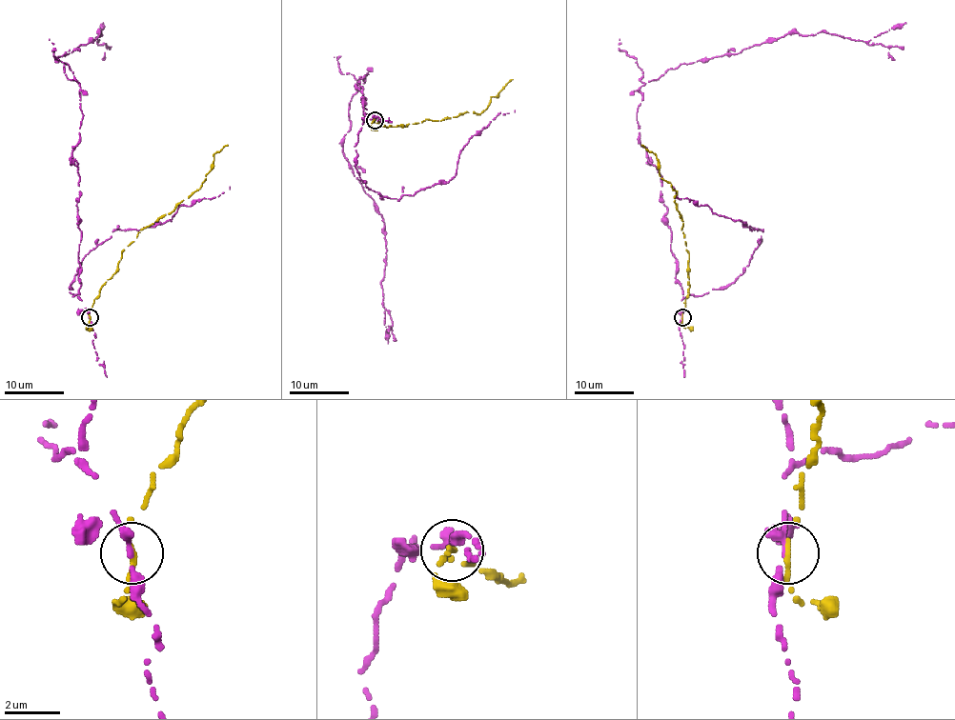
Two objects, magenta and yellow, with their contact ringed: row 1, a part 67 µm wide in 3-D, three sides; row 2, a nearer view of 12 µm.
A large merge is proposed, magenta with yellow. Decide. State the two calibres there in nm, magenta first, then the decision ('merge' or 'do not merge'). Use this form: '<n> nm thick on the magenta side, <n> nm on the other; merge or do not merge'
190 nm thick on the magenta side, 170 nm on the other; do not merge

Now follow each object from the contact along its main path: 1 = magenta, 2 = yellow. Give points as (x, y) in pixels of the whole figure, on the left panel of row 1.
1: (90, 316), (78, 297), (71, 157), (81, 89), (58, 57), (100, 31), (99, 41), (103, 23)
2: (90, 316), (89, 310), (116, 270), (121, 252), (141, 230), (197, 190), (212, 170), (214, 153), (228, 144)

